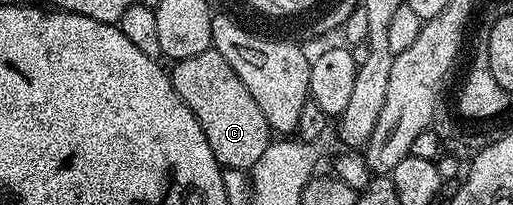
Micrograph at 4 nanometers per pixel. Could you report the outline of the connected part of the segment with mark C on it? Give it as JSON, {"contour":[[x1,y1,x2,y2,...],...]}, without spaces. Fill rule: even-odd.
{"contour":[[214,49,197,53,197,57,185,57,172,67,175,68,170,68,169,74,173,89,177,89,181,101,185,101,193,117,197,117,219,166,229,171,250,172,273,141,273,132,269,121,265,121,265,113,261,113,261,105,257,105,253,93,245,89,245,81,233,73,233,65]]}

